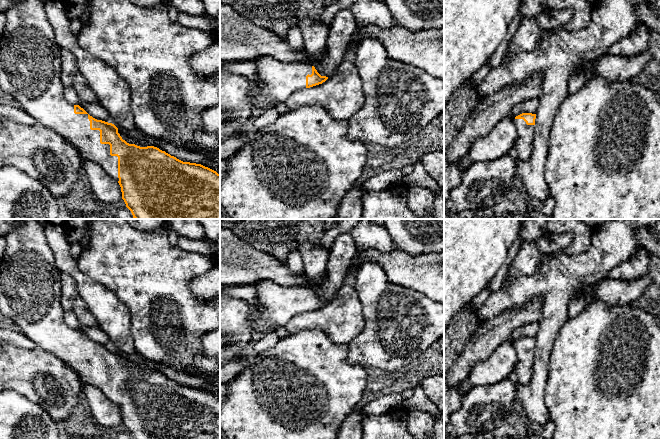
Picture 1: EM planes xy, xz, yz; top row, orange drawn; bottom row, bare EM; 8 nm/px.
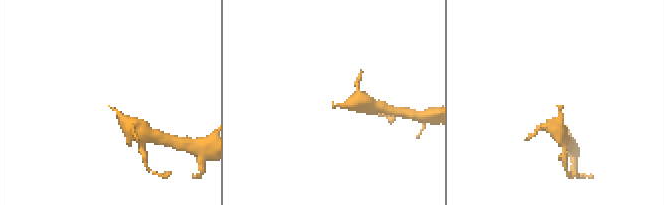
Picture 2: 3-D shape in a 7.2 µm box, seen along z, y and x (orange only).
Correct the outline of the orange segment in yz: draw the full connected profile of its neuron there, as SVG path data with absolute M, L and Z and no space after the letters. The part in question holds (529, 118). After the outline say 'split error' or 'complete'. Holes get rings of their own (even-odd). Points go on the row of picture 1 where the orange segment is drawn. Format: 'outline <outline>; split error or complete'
outline M522 113L513 117L518 135L515 139L513 153L518 161L527 161L533 152L536 114Z; split error

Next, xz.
outline M259 57L253 62L260 80L252 82L250 99L255 107L260 107L263 111L273 108L275 102L285 102L299 89L322 84L328 79L321 76L313 64L308 62L281 62L271 57Z; split error

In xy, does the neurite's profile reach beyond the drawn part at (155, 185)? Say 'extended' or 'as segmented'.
extended

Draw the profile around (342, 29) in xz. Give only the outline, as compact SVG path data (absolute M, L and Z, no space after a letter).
M350 9L338 12L329 25L326 57L312 63L321 76L329 77L344 60L349 43L357 32L357 24Z

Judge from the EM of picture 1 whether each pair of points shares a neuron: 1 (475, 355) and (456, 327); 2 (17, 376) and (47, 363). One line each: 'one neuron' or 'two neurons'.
1: two neurons
2: one neuron

